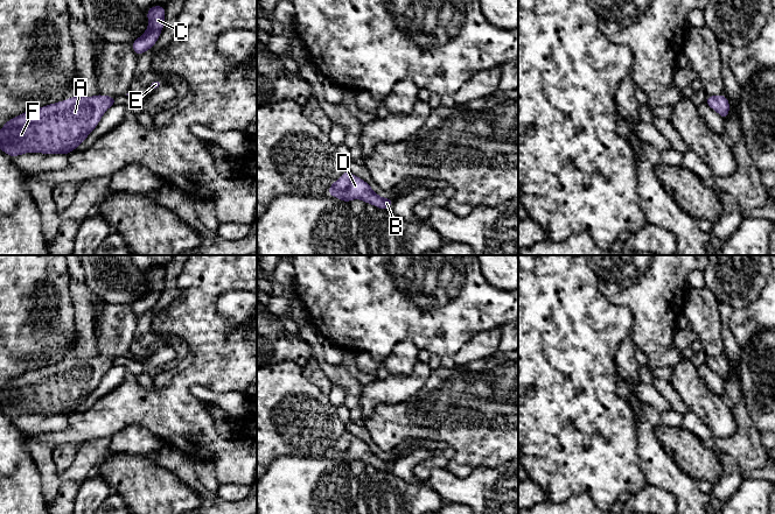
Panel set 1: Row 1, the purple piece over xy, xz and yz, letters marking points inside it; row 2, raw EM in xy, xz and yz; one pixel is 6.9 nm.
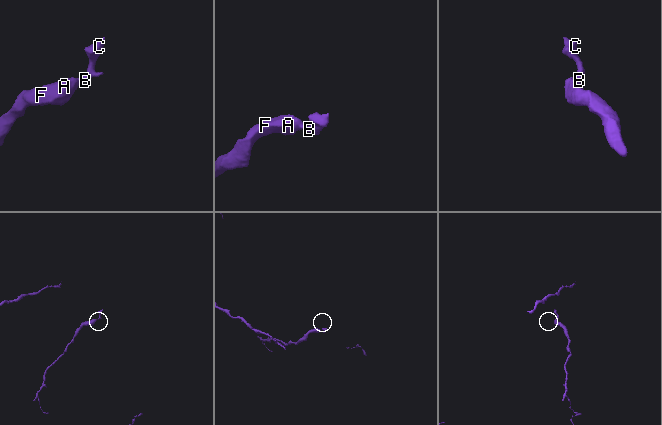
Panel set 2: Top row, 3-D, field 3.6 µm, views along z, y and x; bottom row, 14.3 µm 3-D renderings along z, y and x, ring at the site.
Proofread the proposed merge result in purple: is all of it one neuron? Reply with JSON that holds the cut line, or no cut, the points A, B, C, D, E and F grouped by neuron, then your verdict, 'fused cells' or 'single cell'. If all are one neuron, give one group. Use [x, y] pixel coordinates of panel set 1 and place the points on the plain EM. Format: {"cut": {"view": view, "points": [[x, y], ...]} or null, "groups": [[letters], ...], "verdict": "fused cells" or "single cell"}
{"cut": null, "groups": [["A", "B", "C", "D", "E", "F"]], "verdict": "single cell"}

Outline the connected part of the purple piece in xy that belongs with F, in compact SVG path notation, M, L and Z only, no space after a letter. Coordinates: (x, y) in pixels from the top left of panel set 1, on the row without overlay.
M96 355L92 358L70 358L65 362L30 369L9 380L0 390L0 411L11 418L26 414L70 415L77 410L97 388L109 368L117 364L116 358Z

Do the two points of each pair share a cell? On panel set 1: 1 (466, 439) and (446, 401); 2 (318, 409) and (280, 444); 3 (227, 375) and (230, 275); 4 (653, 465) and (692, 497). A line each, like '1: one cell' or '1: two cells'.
1: one cell
2: one cell
3: one cell
4: one cell

